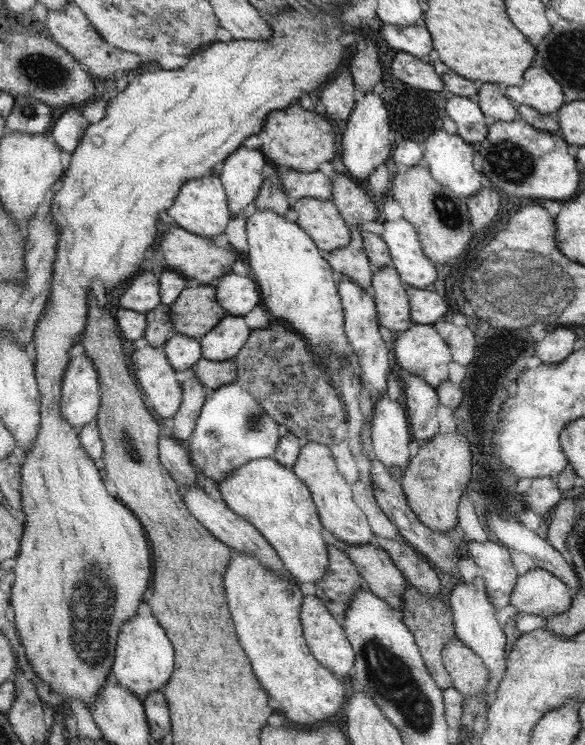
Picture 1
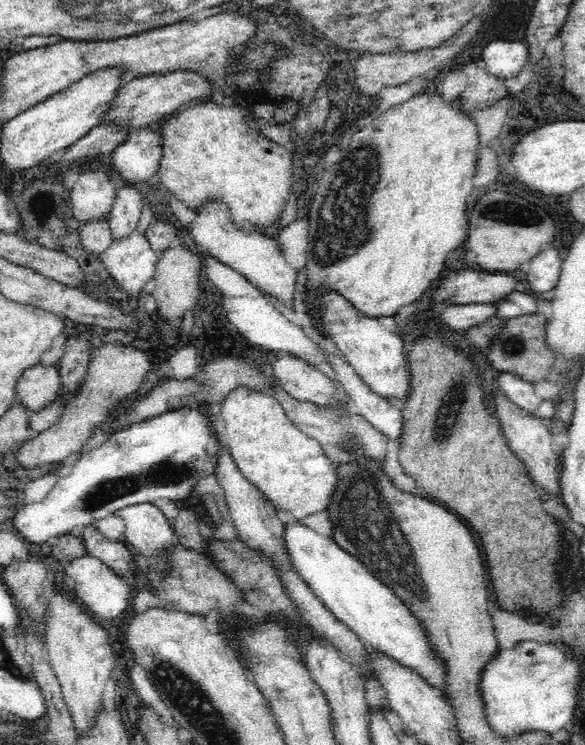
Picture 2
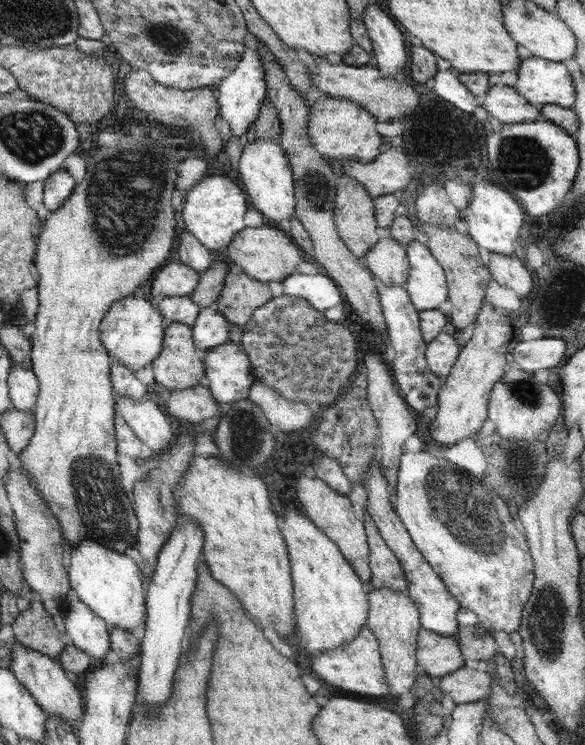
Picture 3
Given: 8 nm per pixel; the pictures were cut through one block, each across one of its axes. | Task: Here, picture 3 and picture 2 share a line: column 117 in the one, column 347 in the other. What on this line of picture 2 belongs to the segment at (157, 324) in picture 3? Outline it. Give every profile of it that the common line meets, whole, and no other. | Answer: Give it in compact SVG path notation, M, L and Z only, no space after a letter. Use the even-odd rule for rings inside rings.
M337 292L322 296L322 323L332 337L338 350L346 356L350 366L362 377L362 380L372 391L382 398L400 398L406 402L410 393L410 364L402 350L403 342L400 335L386 330L380 321L372 320L355 310L345 298L337 296ZM402 374L402 376L400 376Z

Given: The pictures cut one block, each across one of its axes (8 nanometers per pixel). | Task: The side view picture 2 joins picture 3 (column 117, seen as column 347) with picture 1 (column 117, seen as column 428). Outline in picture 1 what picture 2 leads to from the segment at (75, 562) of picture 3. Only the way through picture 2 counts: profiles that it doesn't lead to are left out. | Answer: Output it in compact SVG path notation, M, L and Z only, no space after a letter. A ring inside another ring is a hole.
M137 615L120 627L116 659L112 668L112 677L118 685L130 690L130 693L134 693L145 702L146 696L161 691L169 683L172 672L174 672L174 650L164 628L160 628L156 618L152 618L152 615L148 617Z

